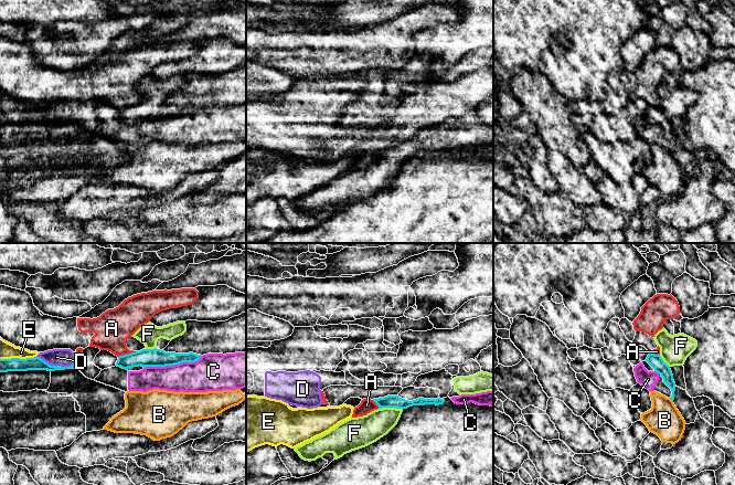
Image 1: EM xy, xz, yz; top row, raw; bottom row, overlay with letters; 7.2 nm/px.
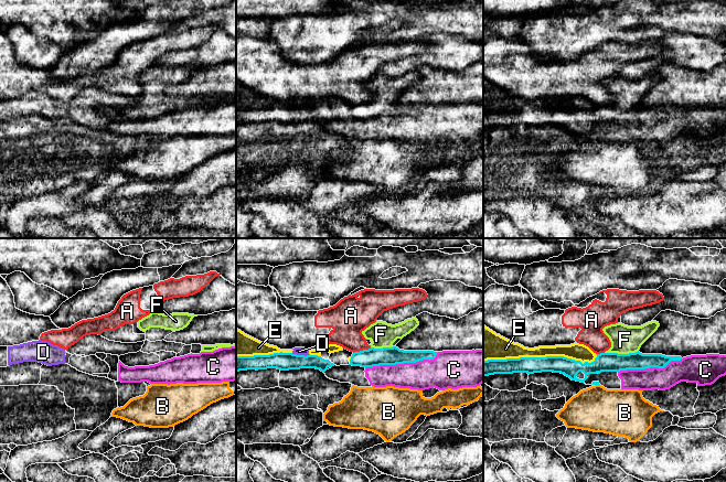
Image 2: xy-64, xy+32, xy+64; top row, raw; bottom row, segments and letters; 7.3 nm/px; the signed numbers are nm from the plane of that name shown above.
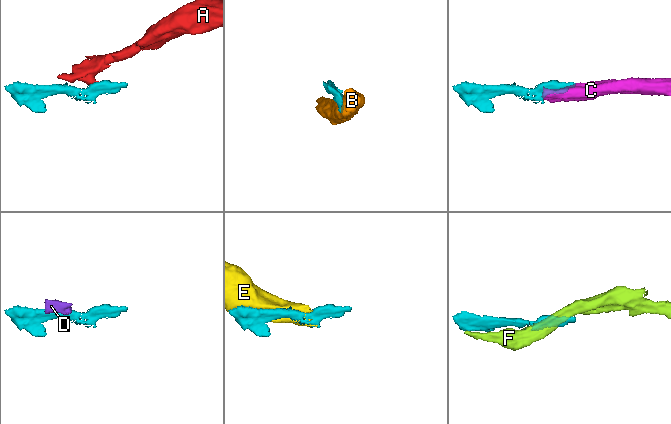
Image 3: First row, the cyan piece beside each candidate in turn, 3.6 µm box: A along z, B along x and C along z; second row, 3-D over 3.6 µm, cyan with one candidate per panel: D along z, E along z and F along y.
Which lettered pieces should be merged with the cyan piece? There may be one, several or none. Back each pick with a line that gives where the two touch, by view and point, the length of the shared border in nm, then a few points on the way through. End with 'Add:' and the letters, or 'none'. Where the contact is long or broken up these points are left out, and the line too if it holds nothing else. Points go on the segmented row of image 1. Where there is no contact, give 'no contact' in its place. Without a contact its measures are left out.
C: xy (172, 365) | 440 nm
E: xy (17, 358) | 240 nm
Add: C, E

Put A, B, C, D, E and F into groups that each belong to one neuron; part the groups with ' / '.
A / B / C E / D / F

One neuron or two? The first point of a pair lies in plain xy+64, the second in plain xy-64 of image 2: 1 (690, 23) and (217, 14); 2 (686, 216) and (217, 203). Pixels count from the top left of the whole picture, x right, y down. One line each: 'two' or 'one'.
1: one
2: one

